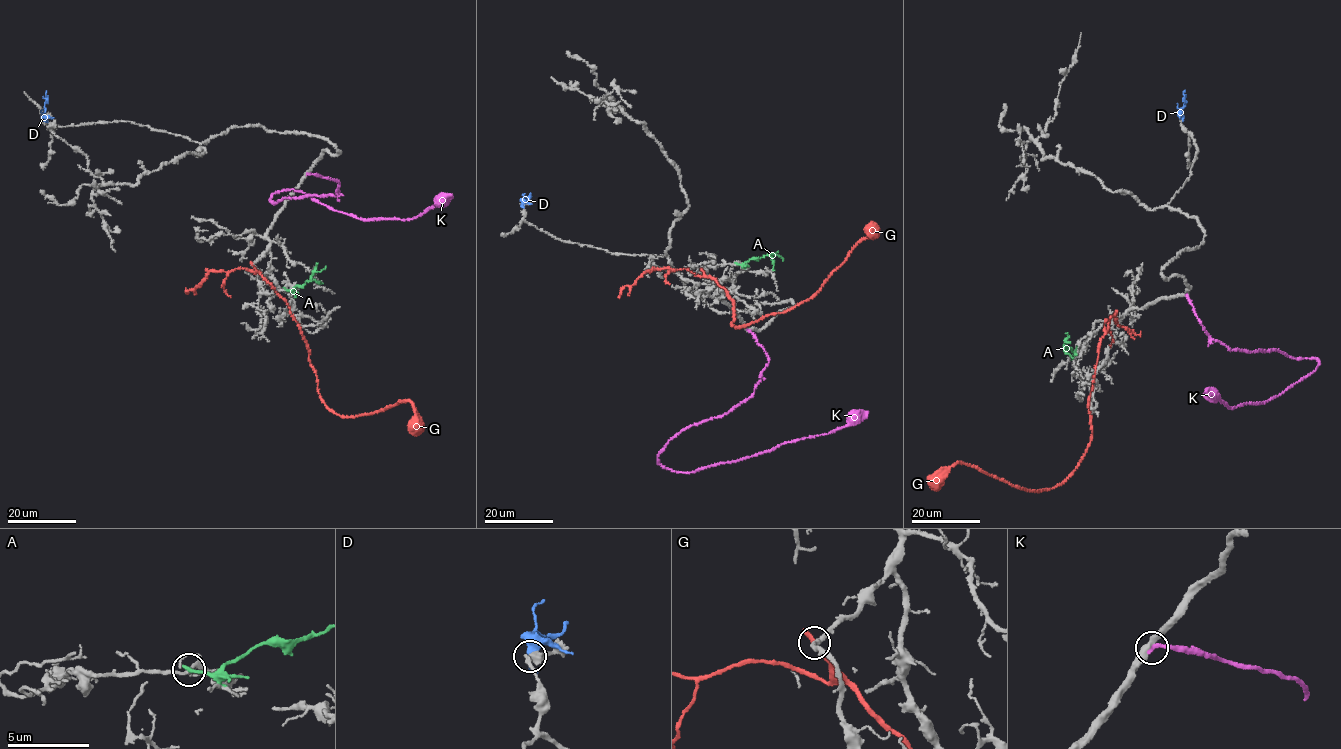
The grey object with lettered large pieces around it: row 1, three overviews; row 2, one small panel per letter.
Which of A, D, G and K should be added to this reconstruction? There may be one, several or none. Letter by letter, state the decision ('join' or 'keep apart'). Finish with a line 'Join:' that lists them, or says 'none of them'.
A: keep apart
D: keep apart
G: keep apart
K: join
Join: K

